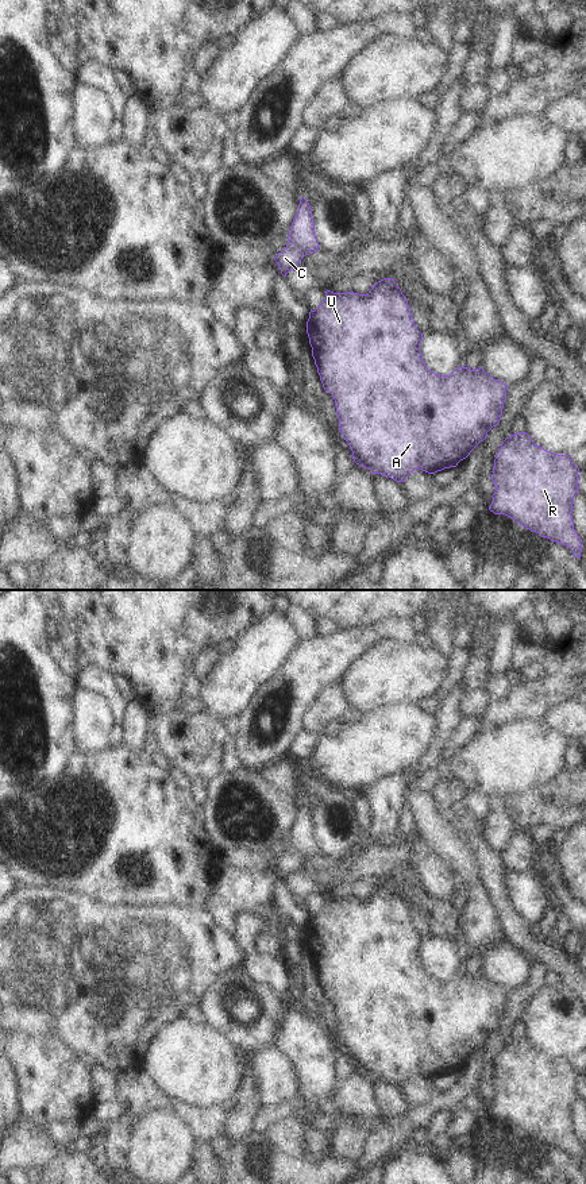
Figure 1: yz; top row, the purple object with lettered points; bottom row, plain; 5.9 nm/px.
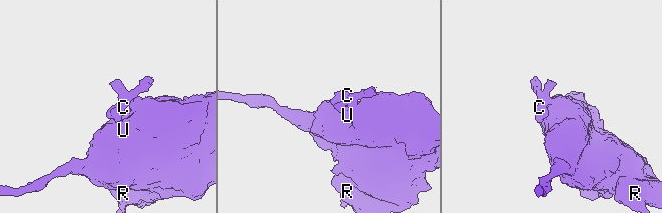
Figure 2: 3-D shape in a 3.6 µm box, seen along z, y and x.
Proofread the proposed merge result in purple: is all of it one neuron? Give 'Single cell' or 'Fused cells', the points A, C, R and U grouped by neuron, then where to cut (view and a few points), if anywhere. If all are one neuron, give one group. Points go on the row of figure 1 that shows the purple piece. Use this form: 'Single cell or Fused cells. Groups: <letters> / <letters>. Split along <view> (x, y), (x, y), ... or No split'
Fused cells. Groups: A R U / C. Split along yz (289, 240), (307, 251)

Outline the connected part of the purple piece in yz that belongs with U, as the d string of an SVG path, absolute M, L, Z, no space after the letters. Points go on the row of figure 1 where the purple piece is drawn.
M393 278L371 285L367 294L327 290L324 301L309 312L307 333L323 387L335 400L339 432L348 443L354 462L373 474L404 482L417 468L435 474L456 467L501 420L508 385L490 377L482 367L471 370L459 366L450 375L427 369L420 350L423 333Z

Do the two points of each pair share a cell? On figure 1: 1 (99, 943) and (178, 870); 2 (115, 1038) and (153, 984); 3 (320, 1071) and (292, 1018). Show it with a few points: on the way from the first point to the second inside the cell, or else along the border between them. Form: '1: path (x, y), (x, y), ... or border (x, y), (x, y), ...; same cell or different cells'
1: border (108, 902), (128, 905), (170, 903); different cells
2: path (115, 1025), (139, 998); same cell
3: path (312, 1057), (305, 1041), (297, 1032); same cell

